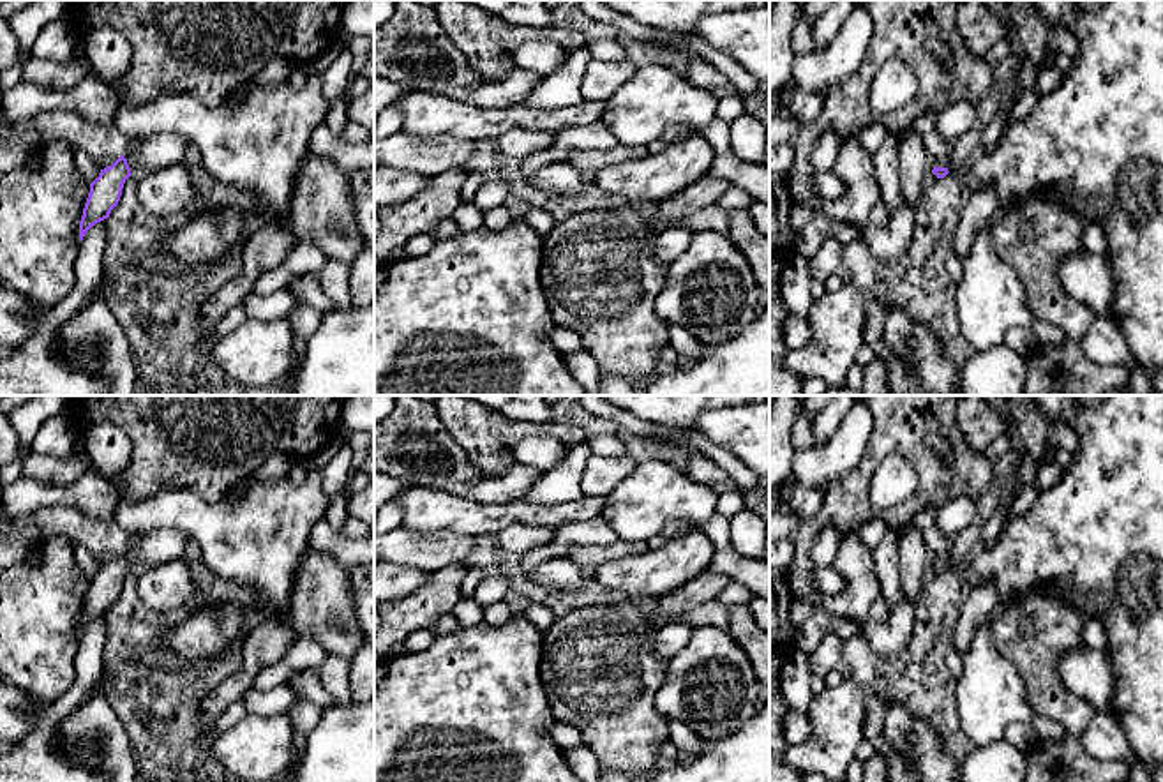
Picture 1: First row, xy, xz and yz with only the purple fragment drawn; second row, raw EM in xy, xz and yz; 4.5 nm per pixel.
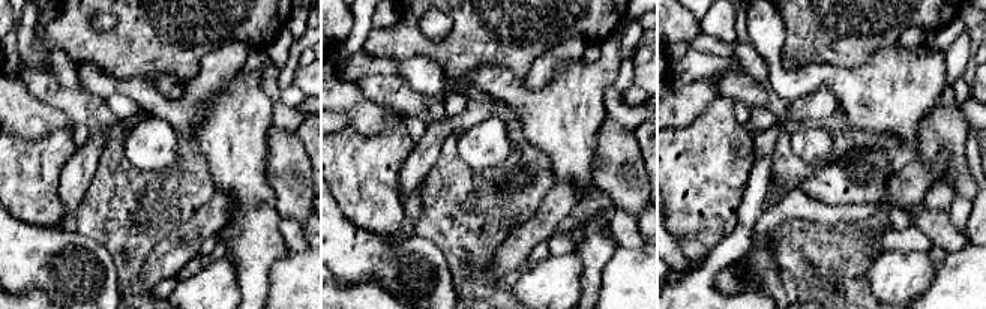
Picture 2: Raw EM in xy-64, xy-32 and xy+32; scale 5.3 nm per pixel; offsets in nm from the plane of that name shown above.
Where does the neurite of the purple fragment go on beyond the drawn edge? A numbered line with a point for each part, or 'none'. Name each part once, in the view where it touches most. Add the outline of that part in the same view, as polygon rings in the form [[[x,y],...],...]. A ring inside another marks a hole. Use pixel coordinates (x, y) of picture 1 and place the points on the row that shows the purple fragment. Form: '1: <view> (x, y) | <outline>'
1: xy (165, 149) | [[[157,132],[143,138],[139,150],[125,159],[132,177],[139,180],[152,171],[182,162],[189,145],[180,132]]]

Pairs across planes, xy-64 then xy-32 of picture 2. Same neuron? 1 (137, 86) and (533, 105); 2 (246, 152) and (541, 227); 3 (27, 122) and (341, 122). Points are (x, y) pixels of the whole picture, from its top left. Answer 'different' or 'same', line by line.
1: different
2: different
3: different

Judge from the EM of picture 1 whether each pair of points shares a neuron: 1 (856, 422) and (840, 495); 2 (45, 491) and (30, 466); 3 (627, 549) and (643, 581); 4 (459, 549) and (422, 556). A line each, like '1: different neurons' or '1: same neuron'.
1: different neurons
2: different neurons
3: different neurons
4: same neuron

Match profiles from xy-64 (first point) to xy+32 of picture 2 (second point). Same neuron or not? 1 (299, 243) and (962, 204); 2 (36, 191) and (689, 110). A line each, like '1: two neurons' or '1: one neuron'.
1: one neuron
2: two neurons

